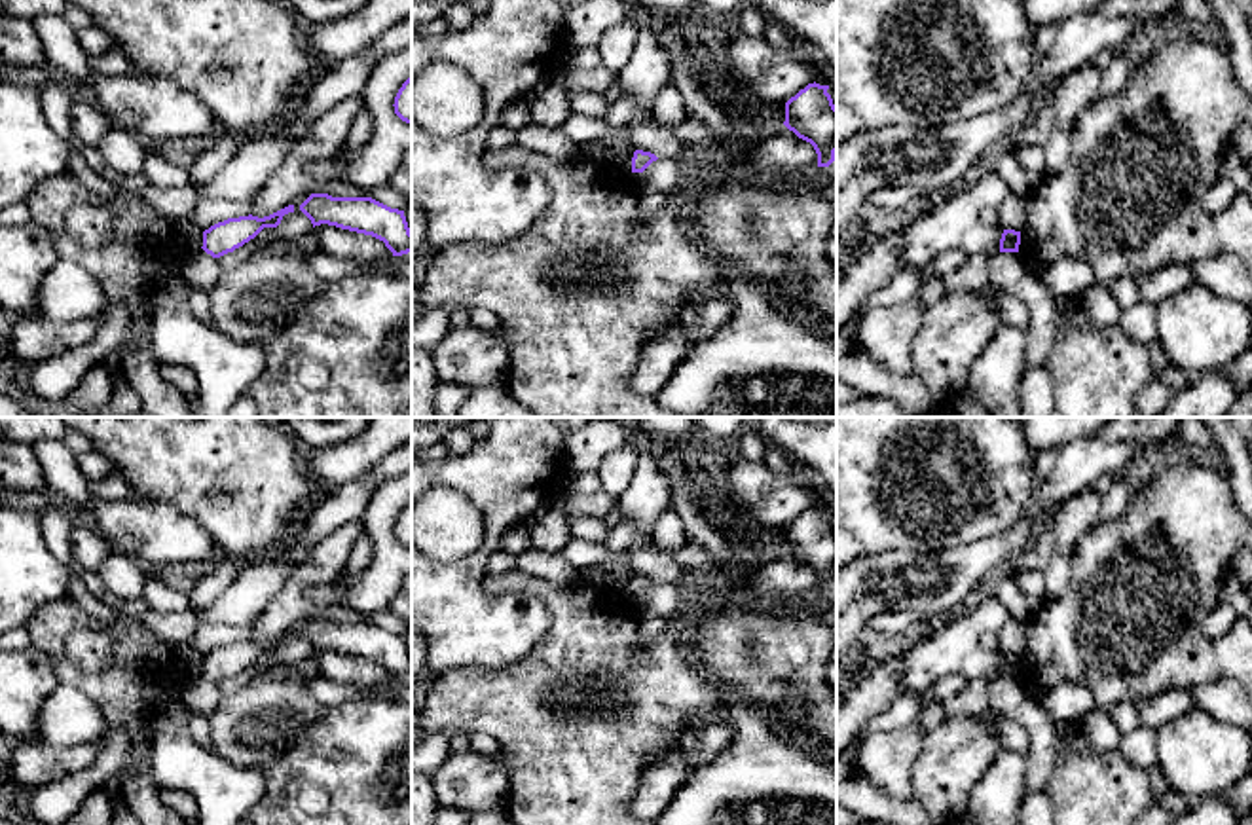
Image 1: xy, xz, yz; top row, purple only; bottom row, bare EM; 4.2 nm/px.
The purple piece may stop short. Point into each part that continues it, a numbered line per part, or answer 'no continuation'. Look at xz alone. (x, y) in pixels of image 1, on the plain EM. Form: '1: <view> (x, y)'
no continuation

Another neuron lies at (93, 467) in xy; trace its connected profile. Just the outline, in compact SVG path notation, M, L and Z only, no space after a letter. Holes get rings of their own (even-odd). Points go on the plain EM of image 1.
M89 449L87 453L78 455L78 467L89 484L95 484L106 478L108 474L118 472L114 463L110 463L106 457L102 457L95 449Z

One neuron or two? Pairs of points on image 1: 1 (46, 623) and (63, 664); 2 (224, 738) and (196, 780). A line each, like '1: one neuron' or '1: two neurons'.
1: one neuron
2: two neurons

